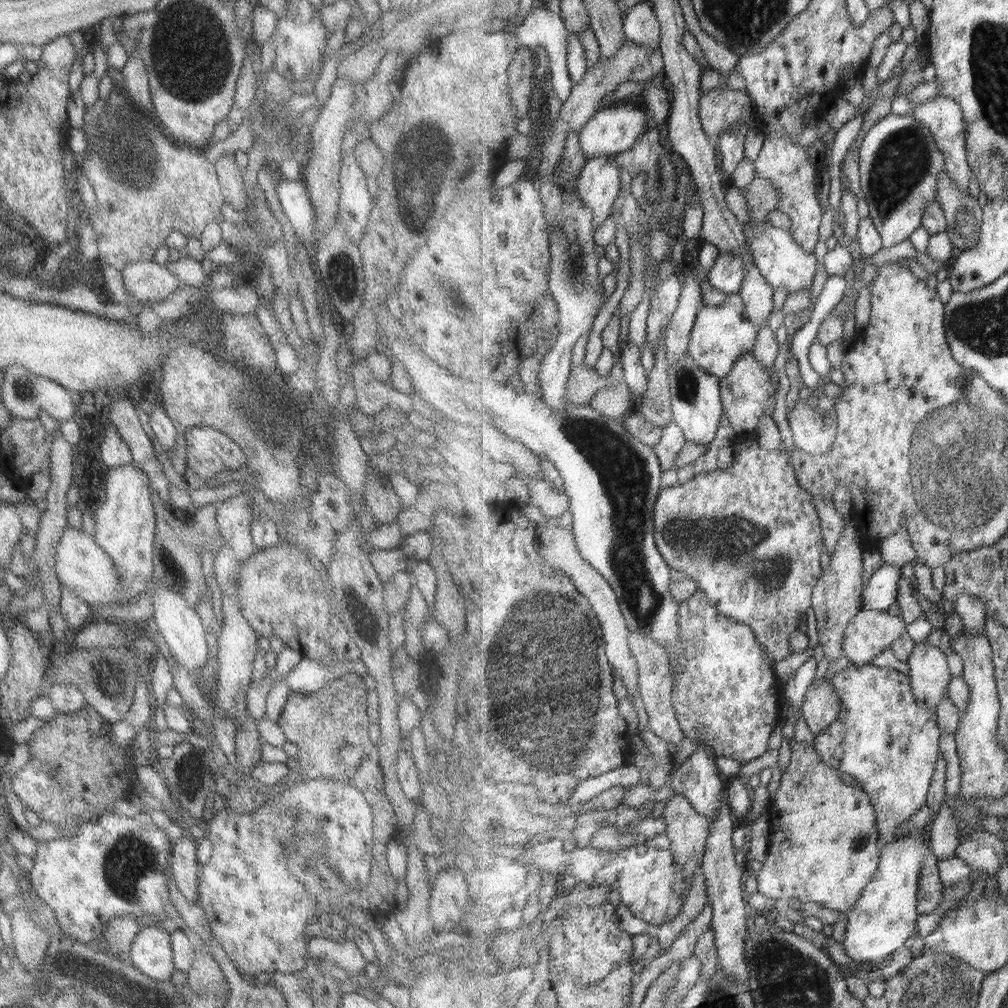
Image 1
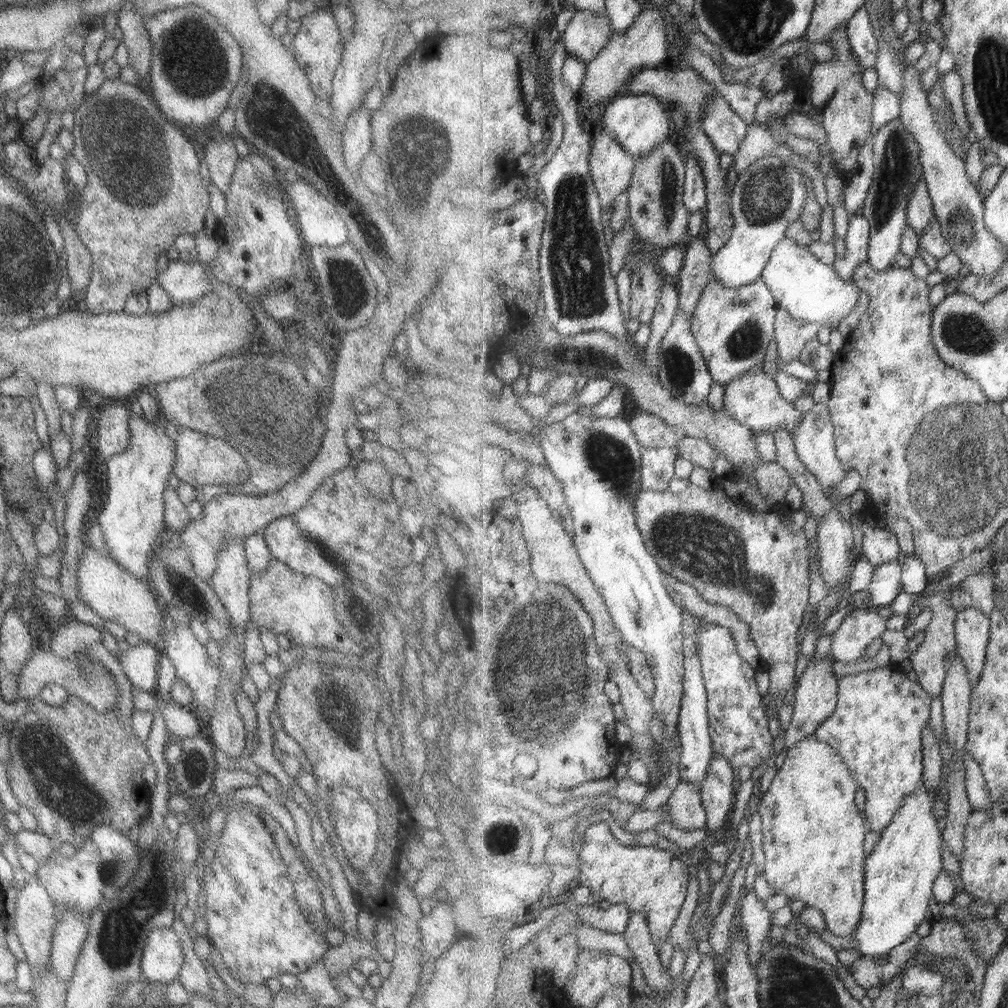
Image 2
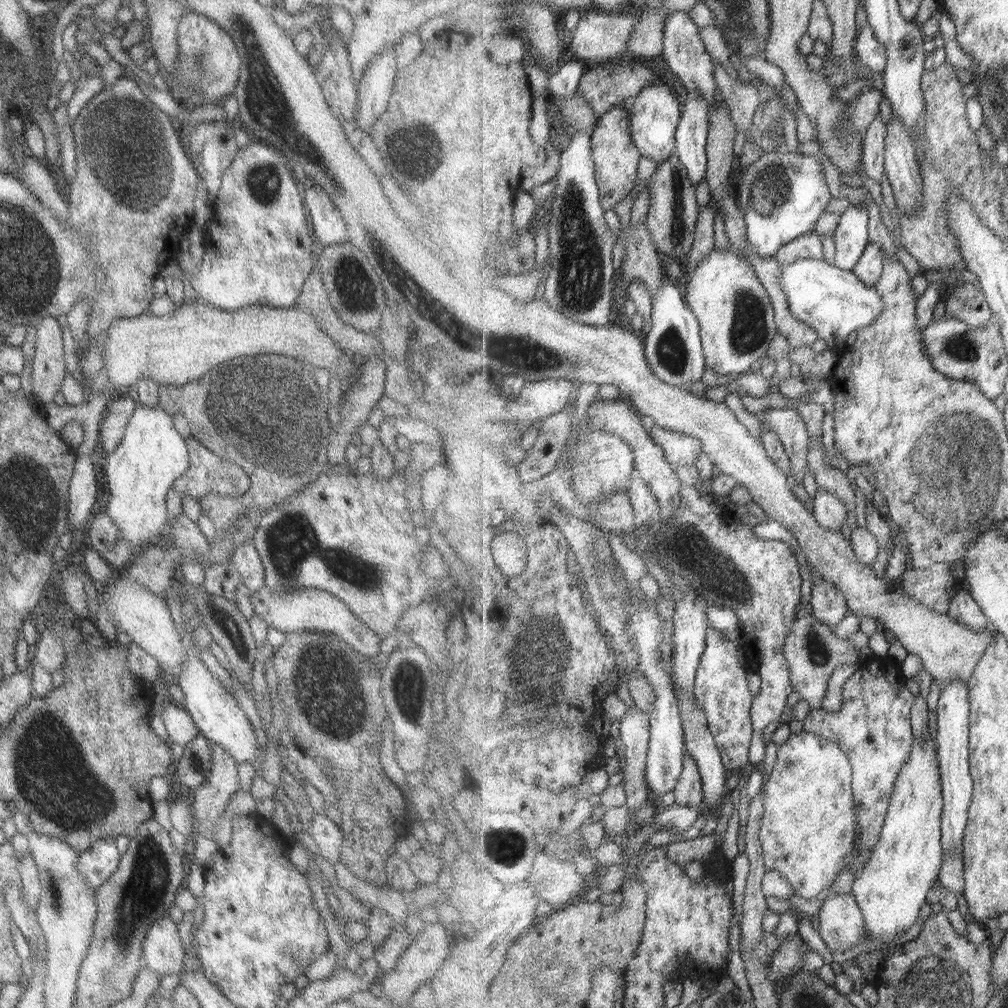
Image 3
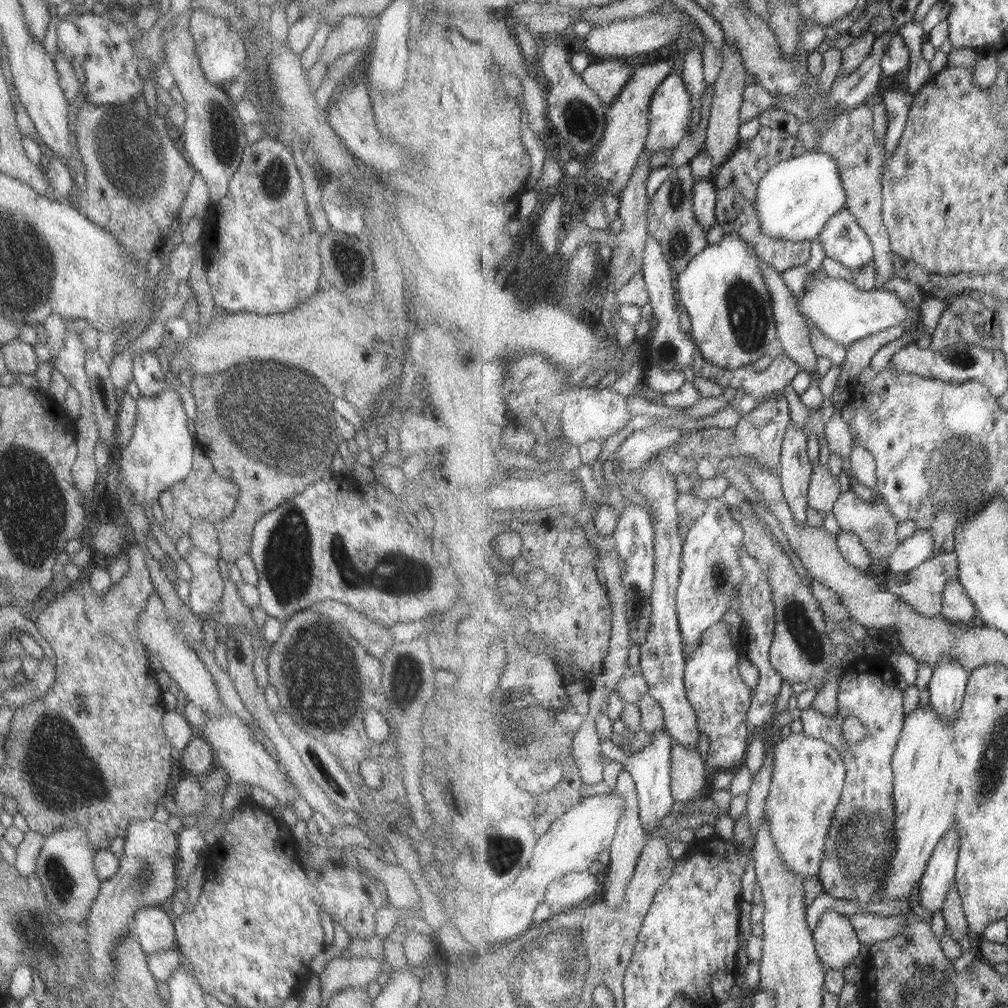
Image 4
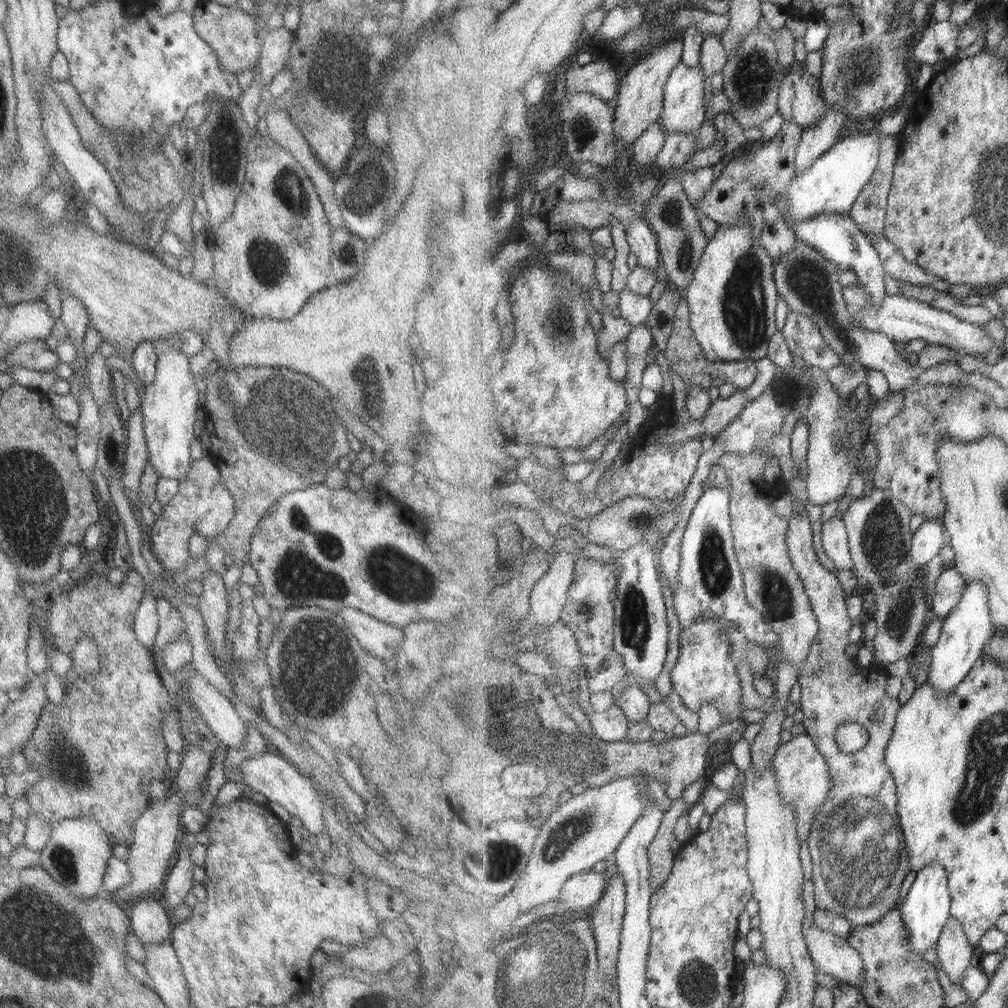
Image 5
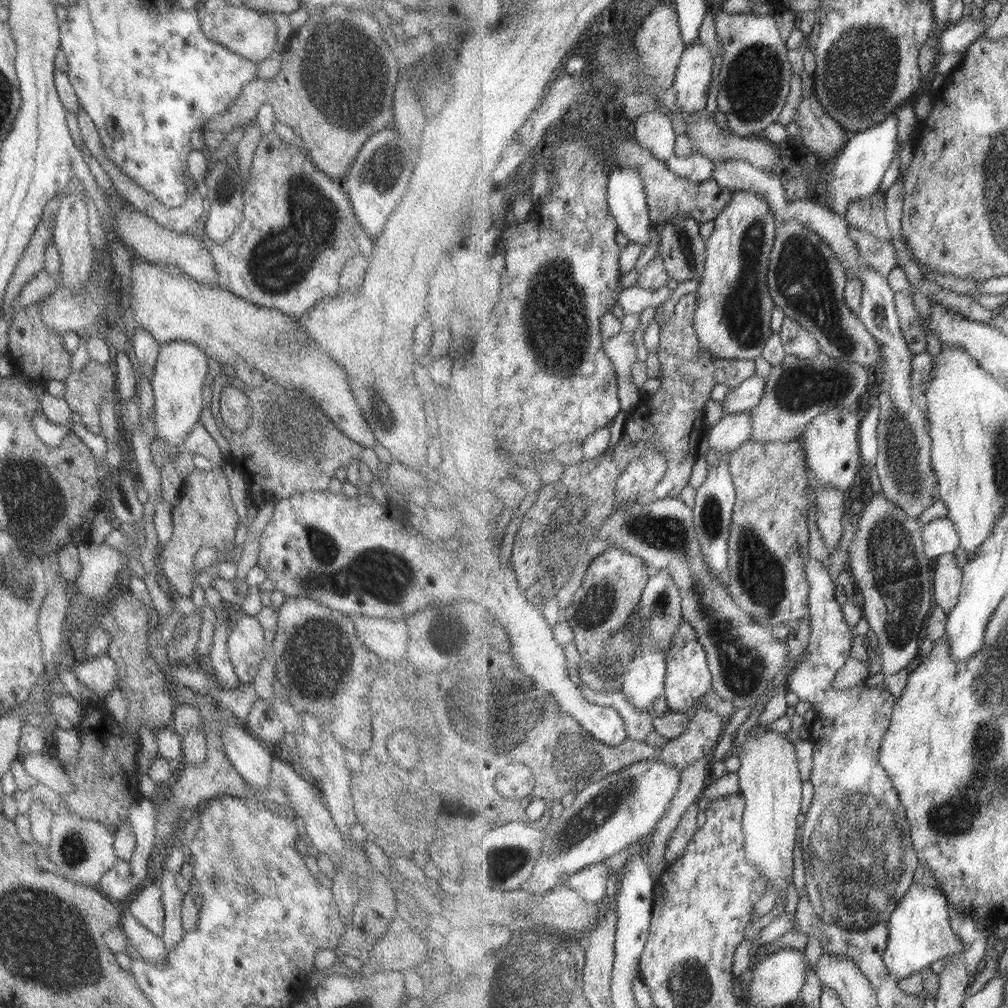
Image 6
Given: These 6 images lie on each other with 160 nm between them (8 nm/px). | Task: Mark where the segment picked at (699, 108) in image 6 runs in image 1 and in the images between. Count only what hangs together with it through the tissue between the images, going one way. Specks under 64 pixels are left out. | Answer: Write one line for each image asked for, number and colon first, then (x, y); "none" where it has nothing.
1: (615, 130)
2: (640, 123)
3: (655, 113)
4: (672, 111)
5: (684, 103)

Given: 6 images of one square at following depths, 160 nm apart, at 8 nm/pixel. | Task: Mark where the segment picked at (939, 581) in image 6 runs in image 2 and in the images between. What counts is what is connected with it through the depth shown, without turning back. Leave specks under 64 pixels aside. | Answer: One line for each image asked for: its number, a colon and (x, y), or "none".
2: (972, 628)
3: (964, 608)
4: (958, 606)
5: (951, 586)

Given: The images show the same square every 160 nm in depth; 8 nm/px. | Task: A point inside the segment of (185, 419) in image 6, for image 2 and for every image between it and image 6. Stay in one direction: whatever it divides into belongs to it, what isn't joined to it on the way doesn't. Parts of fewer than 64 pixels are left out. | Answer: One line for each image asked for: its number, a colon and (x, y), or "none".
2: (131, 520)
3: (151, 454)
4: (159, 453)
5: (168, 404)

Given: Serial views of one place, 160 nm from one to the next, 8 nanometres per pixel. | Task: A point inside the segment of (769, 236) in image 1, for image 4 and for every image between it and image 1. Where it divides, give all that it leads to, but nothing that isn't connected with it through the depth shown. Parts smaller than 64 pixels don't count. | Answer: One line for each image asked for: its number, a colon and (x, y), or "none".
2: (813, 292)
3: (836, 303)
4: (846, 314)

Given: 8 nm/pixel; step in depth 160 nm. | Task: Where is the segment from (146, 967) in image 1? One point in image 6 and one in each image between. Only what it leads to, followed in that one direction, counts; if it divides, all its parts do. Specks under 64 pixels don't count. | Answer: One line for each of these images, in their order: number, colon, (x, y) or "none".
2: (162, 956)
3: (161, 953)
4: (152, 929)
5: (147, 919)
6: (146, 908)

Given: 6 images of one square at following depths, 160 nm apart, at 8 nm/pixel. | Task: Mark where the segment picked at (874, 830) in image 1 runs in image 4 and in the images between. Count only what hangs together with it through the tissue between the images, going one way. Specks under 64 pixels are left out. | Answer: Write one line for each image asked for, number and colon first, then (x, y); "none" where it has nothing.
2: (813, 834)
3: (808, 829)
4: (809, 777)

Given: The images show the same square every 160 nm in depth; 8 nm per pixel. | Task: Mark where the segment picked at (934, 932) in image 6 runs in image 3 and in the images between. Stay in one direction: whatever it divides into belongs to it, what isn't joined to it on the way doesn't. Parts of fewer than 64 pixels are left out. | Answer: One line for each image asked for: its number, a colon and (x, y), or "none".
3: (952, 721)
4: (940, 876)
5: (927, 907)

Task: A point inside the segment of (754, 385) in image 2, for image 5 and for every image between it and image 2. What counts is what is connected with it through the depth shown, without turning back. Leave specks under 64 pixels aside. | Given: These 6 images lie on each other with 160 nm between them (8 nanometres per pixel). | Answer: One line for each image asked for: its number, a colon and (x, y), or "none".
3: (789, 424)
4: (795, 470)
5: (861, 859)

